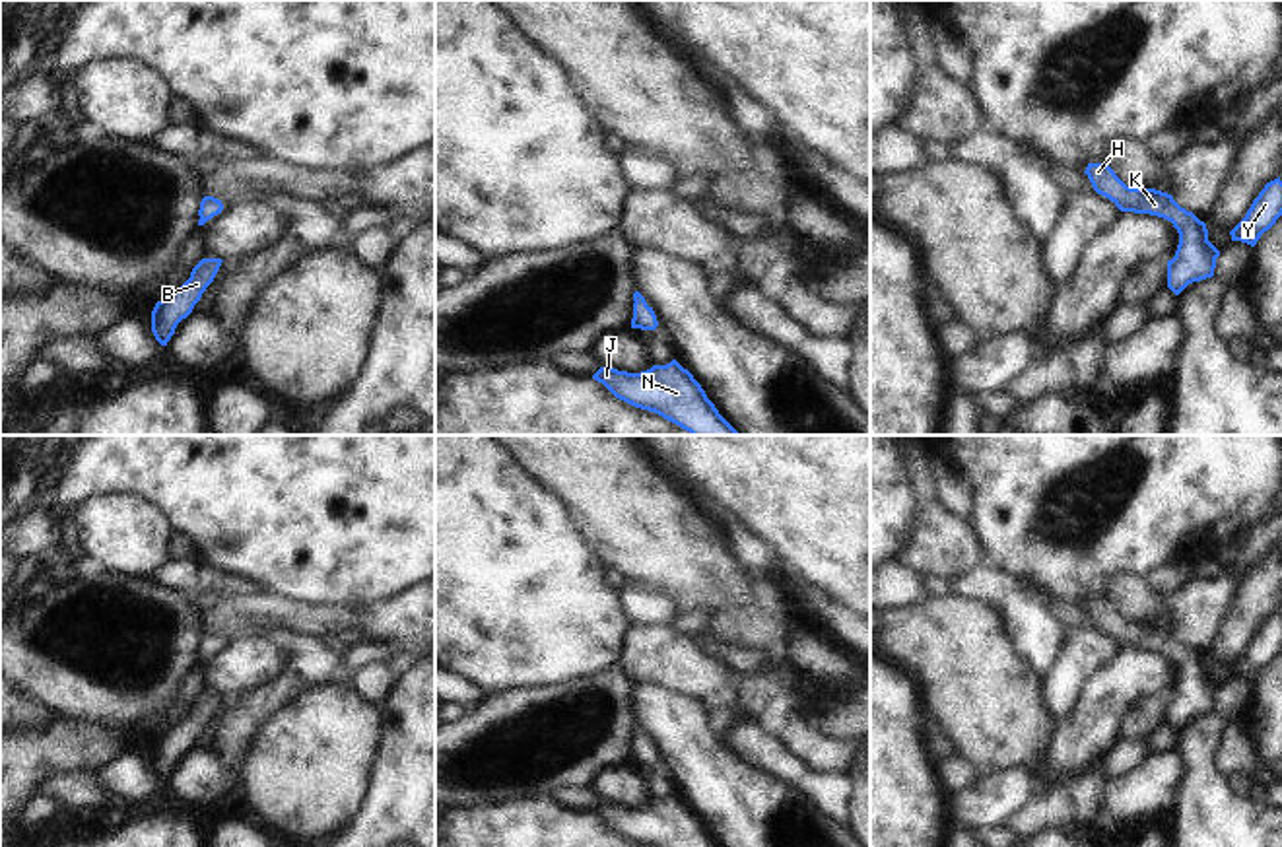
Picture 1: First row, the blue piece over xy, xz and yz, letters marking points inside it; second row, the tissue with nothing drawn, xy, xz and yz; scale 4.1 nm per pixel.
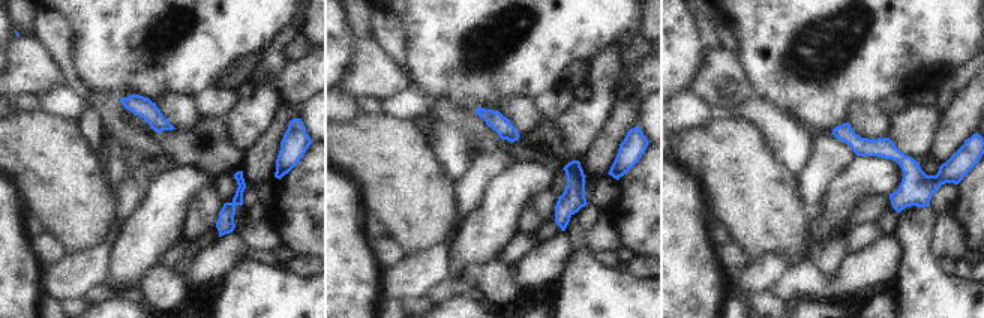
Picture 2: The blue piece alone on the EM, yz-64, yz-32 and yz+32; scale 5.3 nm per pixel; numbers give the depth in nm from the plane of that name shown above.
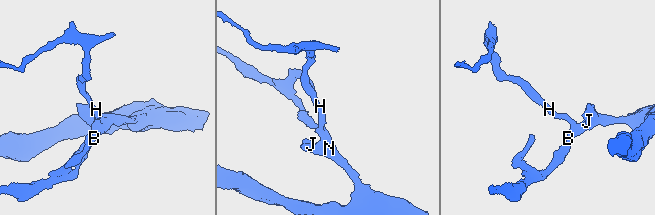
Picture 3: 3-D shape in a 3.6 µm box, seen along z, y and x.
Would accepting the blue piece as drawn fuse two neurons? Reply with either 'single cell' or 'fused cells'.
single cell

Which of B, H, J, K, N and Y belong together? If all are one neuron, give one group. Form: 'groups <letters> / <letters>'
groups B H J K N Y

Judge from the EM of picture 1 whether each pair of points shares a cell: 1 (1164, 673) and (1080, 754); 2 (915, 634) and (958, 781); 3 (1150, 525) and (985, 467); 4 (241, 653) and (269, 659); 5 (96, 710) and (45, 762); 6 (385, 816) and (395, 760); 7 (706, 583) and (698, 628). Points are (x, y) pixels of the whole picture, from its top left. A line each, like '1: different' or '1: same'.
1: same
2: different
3: same
4: same
5: different
6: same
7: different

